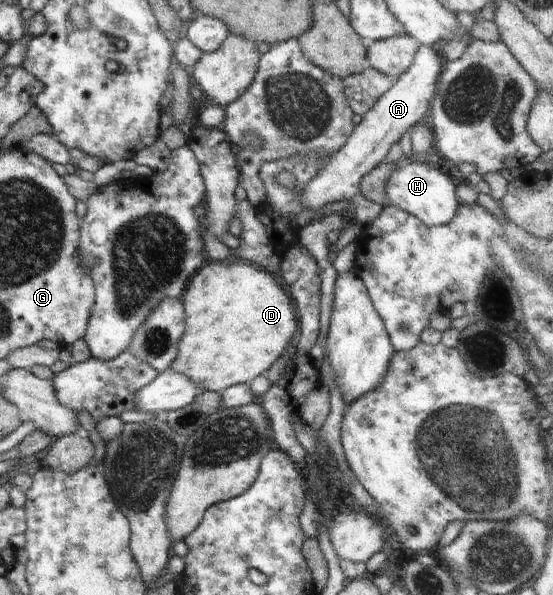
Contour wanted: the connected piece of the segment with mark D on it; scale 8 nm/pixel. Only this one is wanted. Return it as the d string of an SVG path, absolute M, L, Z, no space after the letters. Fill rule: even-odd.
M212 262L212 264L205 264L202 268L199 268L191 276L185 288L185 292L182 294L181 300L185 310L185 321L187 323L183 336L177 346L176 358L172 361L170 368L167 370L186 375L189 379L192 379L192 382L199 385L203 391L214 391L217 393L226 390L230 385L240 383L250 385L256 376L260 376L262 372L266 372L278 358L284 356L287 347L290 345L290 340L292 340L292 336L294 336L294 332L296 332L296 326L298 325L298 313L296 312L296 308L292 306L293 302L291 302L286 292L282 290L276 280L276 276L265 269L258 268L255 264L246 265L245 263L240 264L240 262L238 262L238 264L217 264Z

